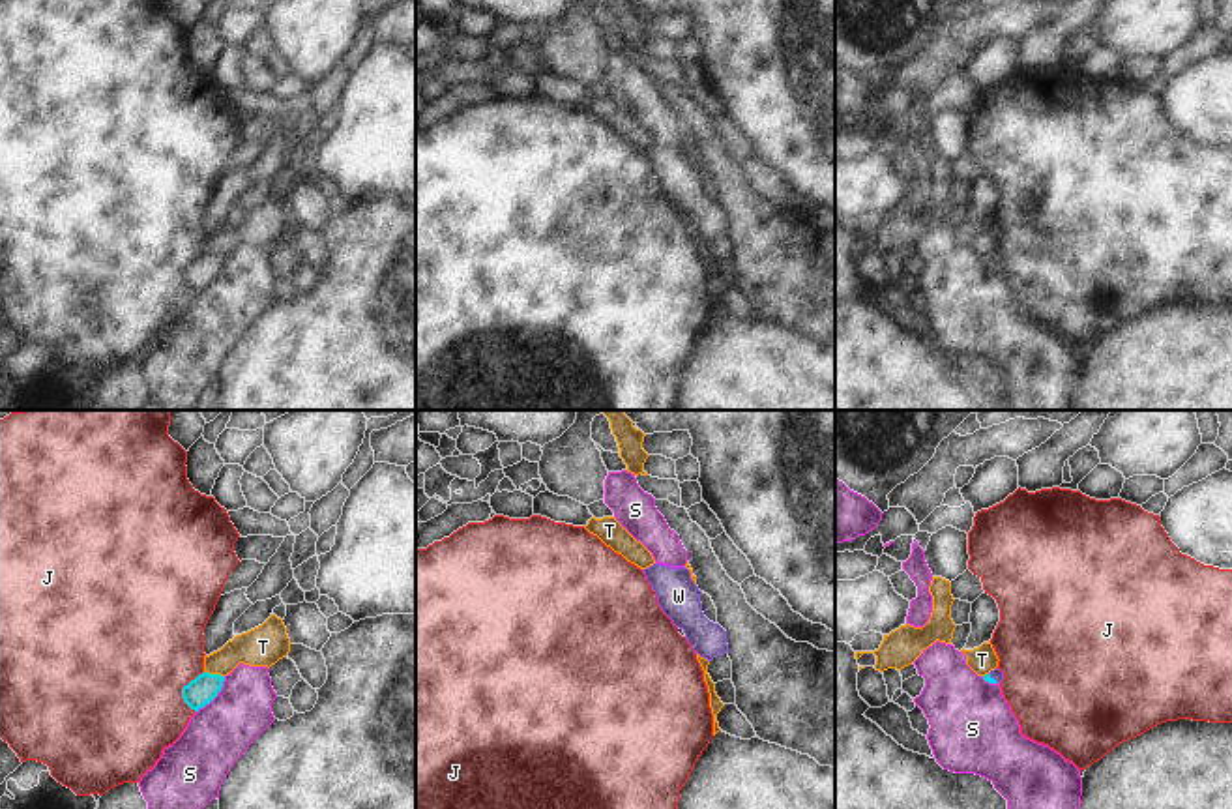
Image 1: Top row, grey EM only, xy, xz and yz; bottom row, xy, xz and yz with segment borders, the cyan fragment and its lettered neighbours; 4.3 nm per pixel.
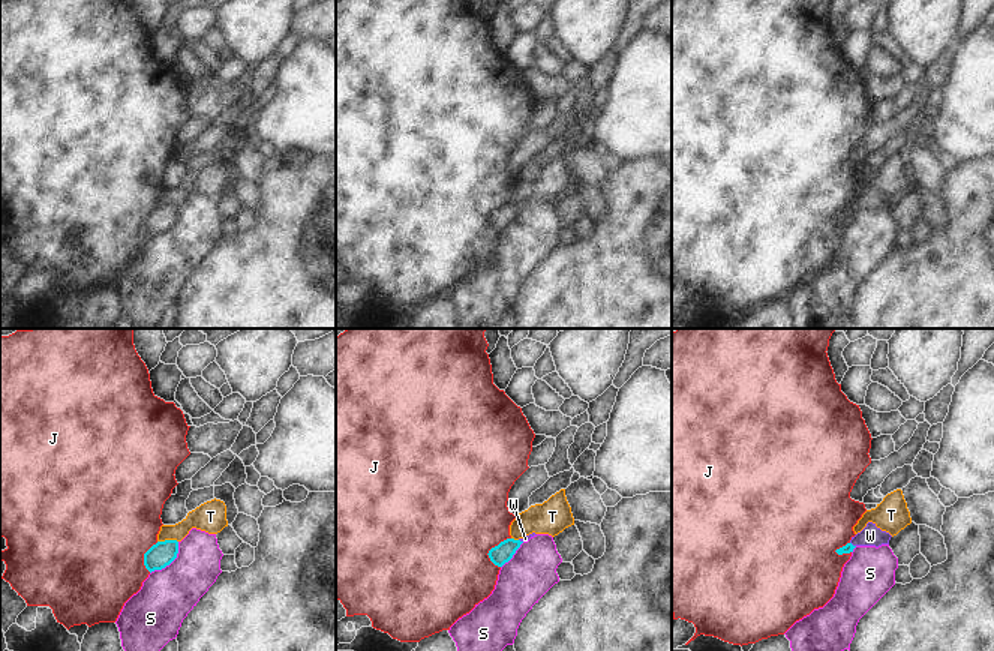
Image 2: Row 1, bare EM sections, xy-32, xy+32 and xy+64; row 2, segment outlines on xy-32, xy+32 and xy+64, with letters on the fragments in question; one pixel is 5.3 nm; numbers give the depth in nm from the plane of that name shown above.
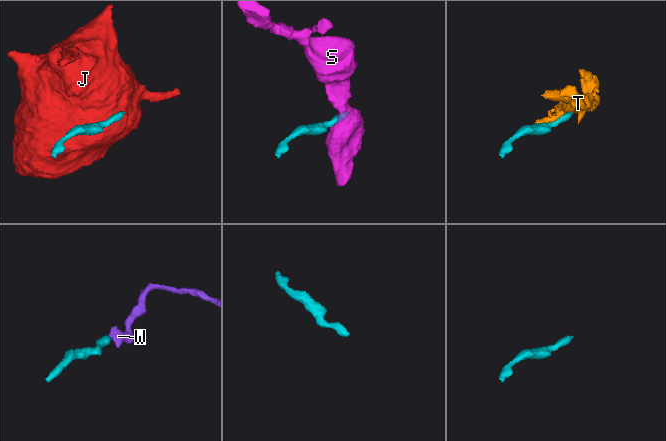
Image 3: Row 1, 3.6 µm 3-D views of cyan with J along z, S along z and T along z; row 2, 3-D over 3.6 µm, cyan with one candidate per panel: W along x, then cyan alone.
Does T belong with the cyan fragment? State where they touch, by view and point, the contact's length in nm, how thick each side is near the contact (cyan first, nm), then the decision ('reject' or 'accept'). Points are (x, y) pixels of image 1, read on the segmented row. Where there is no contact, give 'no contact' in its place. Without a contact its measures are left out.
meets cyan in xy at (214, 675); contact 90 nm long; 120 nm thick on the cyan side, 180 nm on the other; reject

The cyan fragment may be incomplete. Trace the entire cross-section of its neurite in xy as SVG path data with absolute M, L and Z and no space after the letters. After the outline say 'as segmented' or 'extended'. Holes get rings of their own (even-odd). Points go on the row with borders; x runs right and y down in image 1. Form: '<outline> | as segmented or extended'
M202 672L182 687L182 699L191 710L198 712L217 697L223 682L225 676L221 674Z | as segmented

